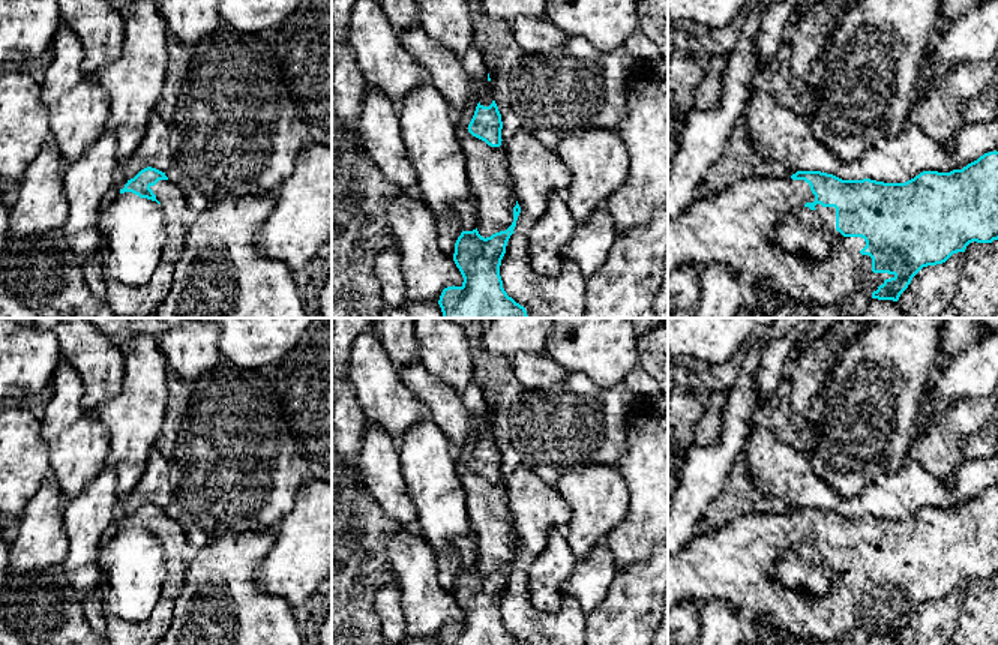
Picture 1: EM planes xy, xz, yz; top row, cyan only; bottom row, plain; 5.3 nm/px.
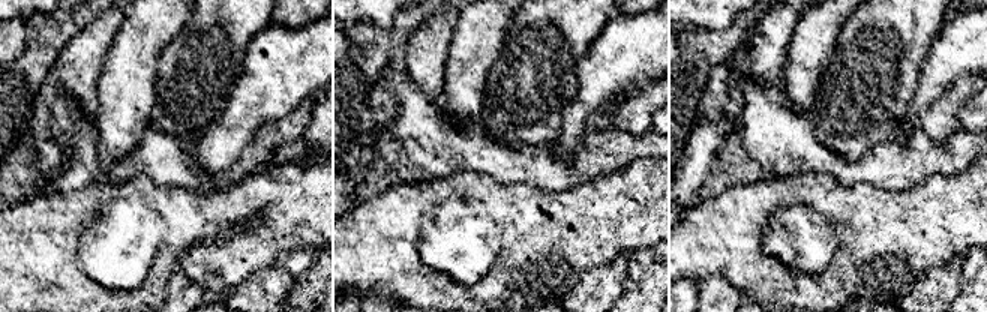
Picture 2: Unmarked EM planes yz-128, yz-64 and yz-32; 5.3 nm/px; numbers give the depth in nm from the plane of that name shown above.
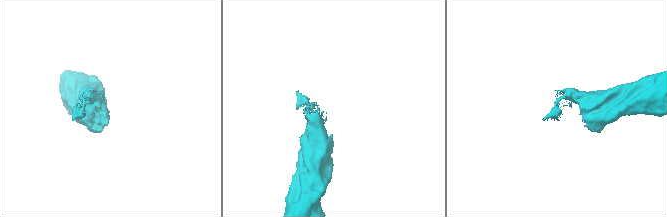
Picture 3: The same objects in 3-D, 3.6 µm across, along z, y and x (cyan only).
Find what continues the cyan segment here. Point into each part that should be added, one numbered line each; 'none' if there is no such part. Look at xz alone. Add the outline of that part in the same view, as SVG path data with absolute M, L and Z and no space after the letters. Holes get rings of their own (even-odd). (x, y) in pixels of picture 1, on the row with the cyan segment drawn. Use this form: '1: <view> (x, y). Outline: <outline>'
1: xz (485, 90). Outline: M486 78L483 84L477 87L477 93L480 96L480 105L489 106L494 100L494 87L492 82Z

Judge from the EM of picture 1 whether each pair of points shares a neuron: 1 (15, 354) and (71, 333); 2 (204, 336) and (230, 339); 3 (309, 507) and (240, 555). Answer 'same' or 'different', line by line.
1: different
2: different
3: different

